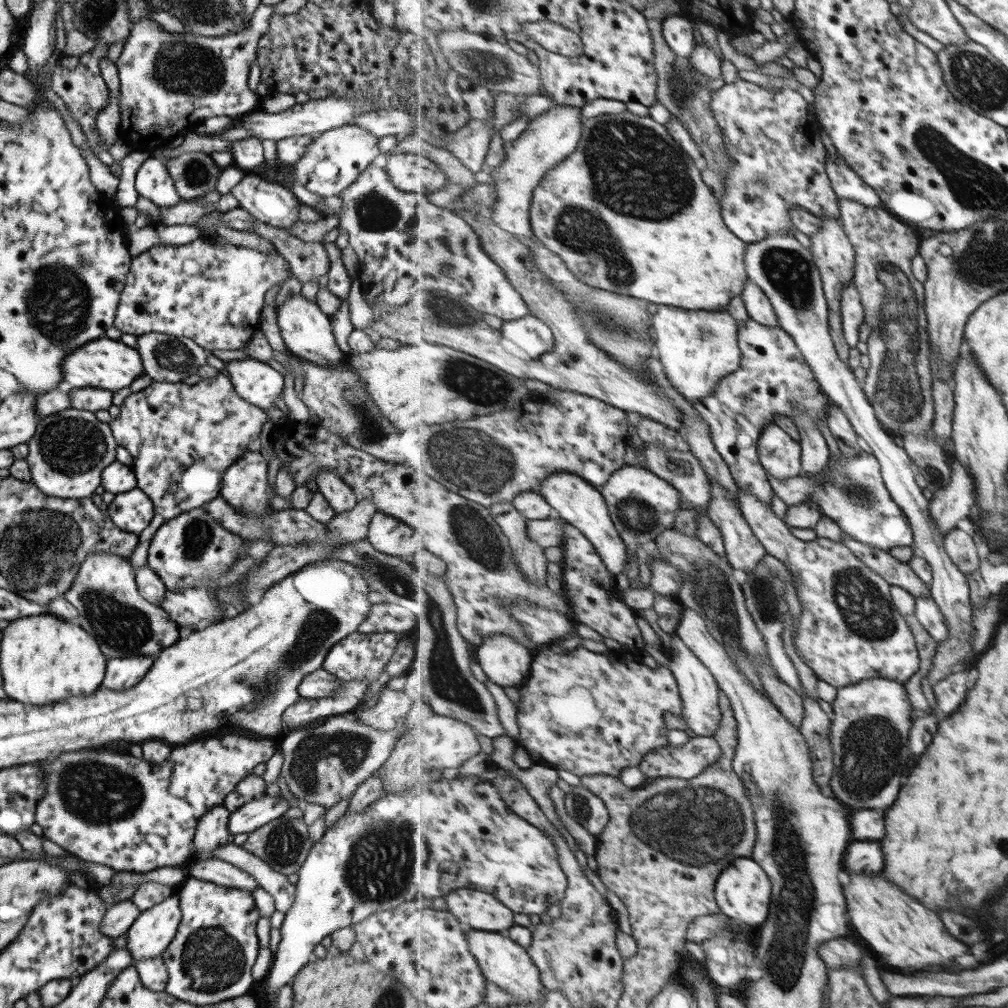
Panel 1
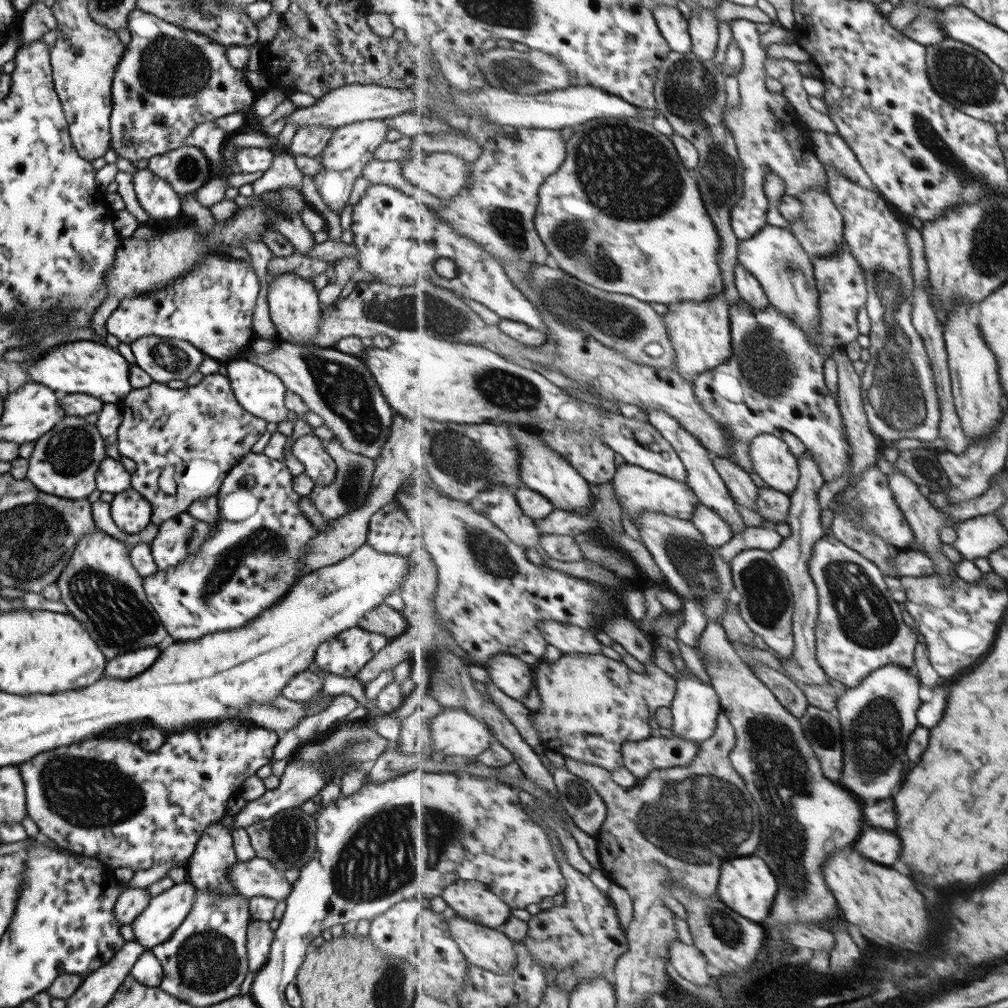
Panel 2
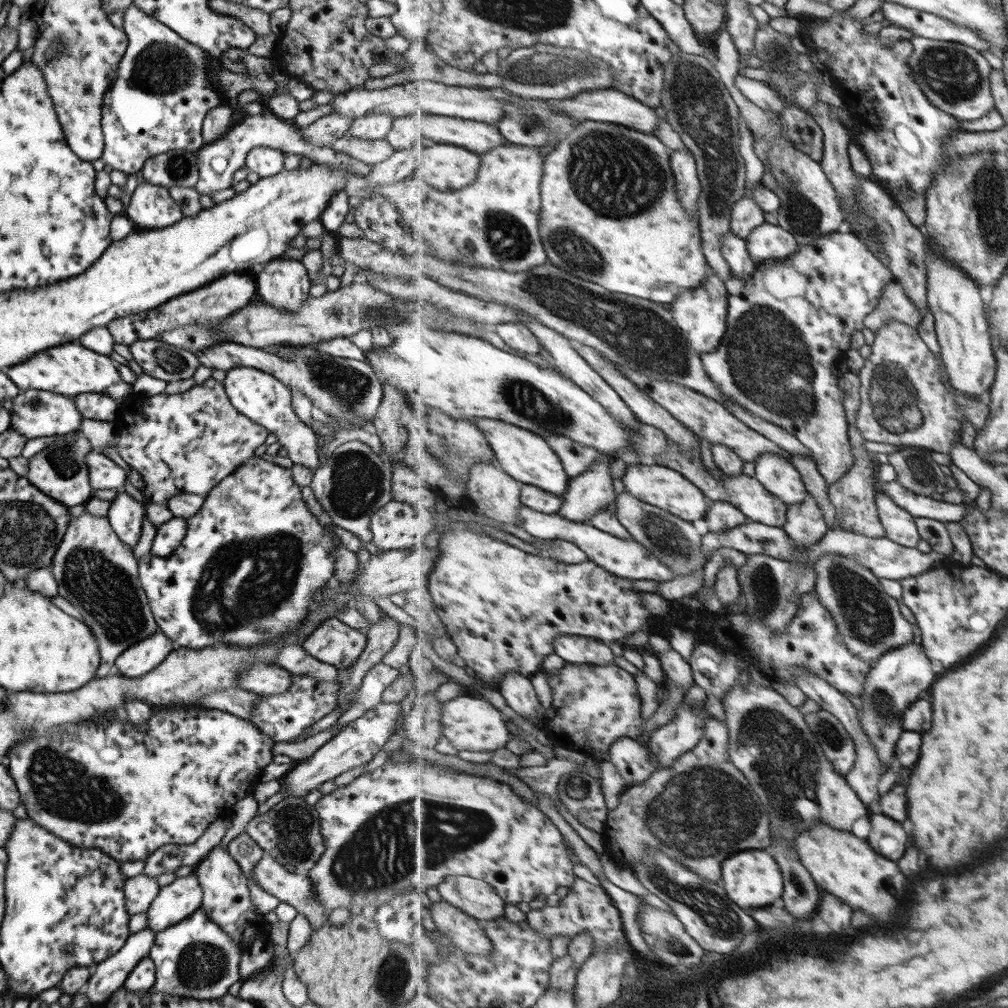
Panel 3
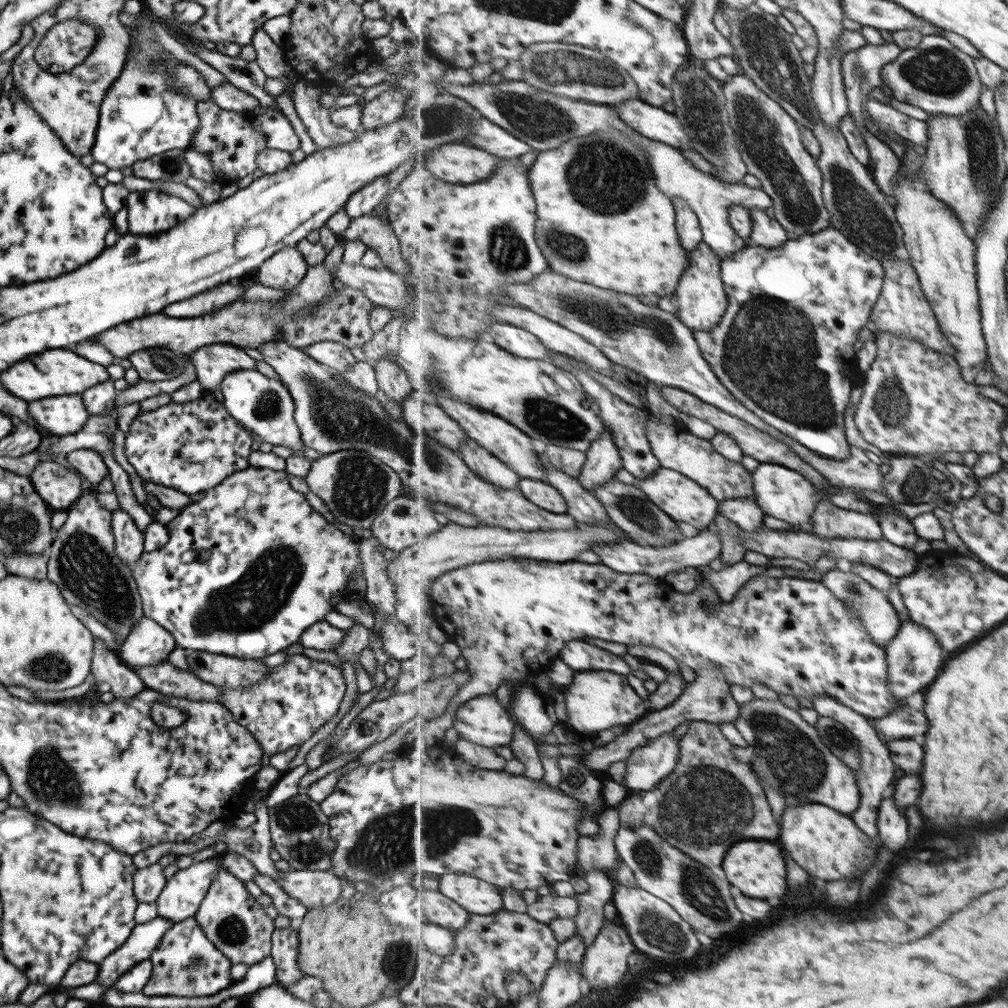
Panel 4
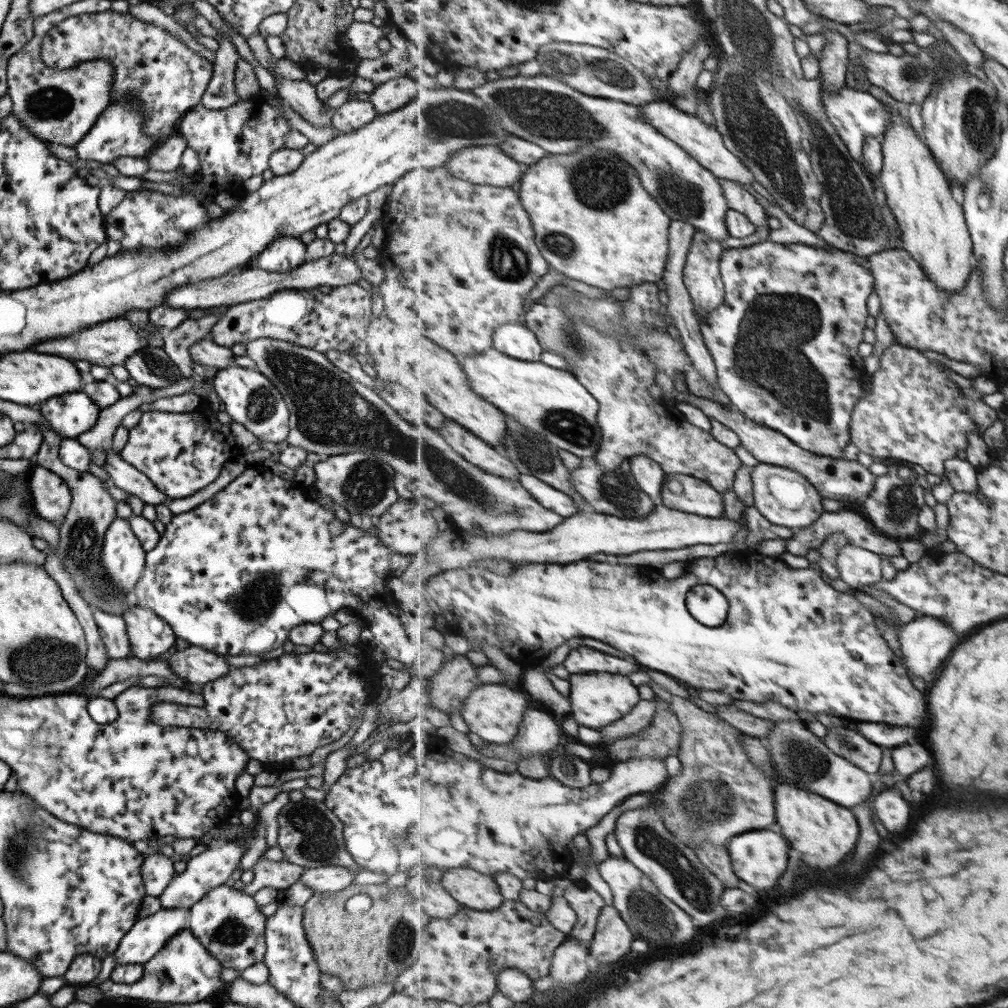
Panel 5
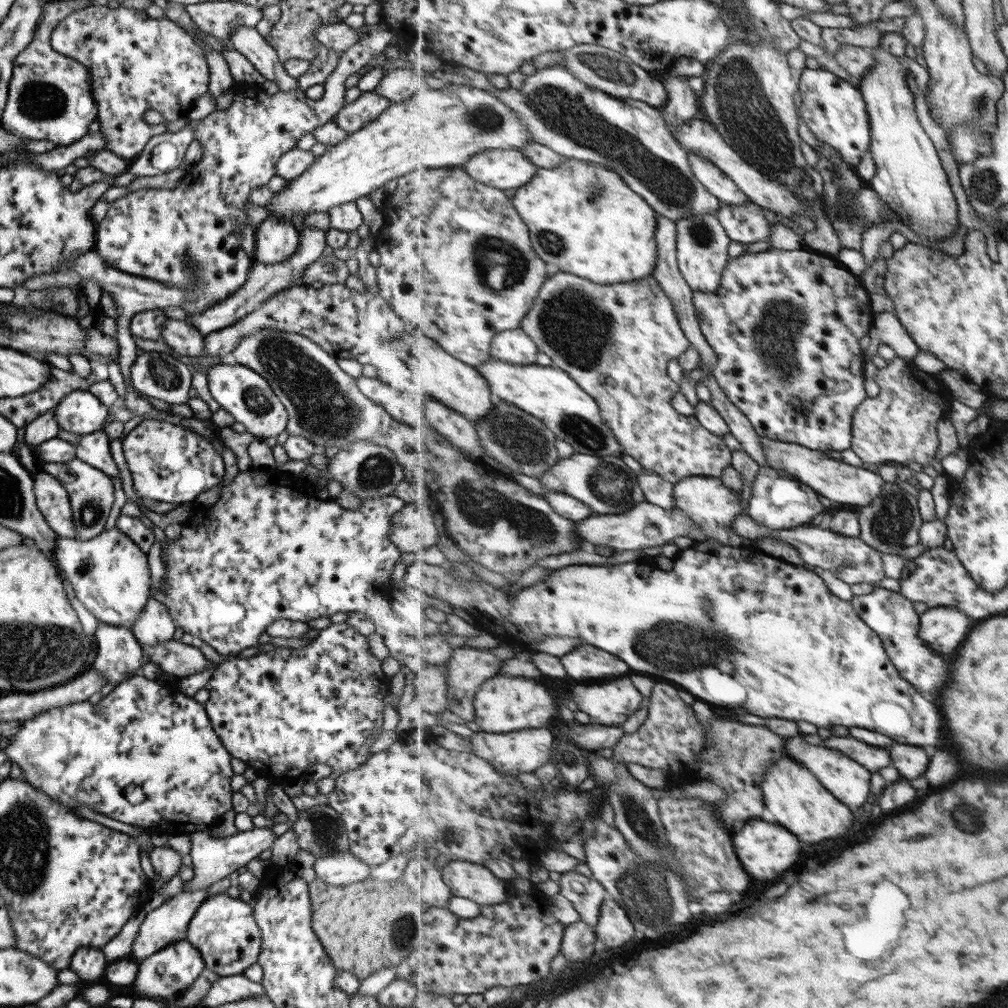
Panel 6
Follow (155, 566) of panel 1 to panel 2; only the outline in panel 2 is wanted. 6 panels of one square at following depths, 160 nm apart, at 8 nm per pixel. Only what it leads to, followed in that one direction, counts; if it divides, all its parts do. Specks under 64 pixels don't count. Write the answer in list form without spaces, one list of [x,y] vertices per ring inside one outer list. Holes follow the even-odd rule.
[[[186,512],[160,522],[150,542],[150,553],[156,568],[167,570],[186,560],[206,540],[210,527]]]

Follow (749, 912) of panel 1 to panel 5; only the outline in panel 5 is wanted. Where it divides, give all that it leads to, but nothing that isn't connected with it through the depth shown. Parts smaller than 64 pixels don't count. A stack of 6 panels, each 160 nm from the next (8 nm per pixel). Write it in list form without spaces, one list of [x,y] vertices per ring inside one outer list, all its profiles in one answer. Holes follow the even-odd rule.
[[[755,830],[751,834],[741,834],[739,838],[733,838],[729,850],[731,850],[732,866],[735,866],[735,874],[745,880],[747,884],[755,886],[757,890],[767,890],[777,884],[789,866],[789,850],[791,844],[783,838],[783,834],[771,832],[771,830]]]

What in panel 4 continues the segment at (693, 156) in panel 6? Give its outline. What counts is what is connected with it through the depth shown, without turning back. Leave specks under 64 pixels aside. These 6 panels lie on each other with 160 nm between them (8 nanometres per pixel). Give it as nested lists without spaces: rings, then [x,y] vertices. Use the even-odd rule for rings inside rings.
[[[760,208],[749,209],[751,209],[754,222],[754,233],[749,238],[750,246],[773,249],[783,247],[791,239],[776,218],[769,218]]]

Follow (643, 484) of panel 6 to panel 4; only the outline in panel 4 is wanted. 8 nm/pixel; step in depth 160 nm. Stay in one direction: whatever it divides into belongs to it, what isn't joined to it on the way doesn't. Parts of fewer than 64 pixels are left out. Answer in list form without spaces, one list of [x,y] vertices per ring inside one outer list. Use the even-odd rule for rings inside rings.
[[[573,368],[571,371],[582,382],[584,389],[595,399],[595,402],[599,403],[602,410],[602,419],[612,430],[615,444],[619,447],[622,454],[624,468],[639,480],[656,473],[662,467],[662,464],[652,451],[646,431],[649,411],[621,400],[617,394],[613,394],[611,390],[607,390],[605,386],[601,386],[601,382],[597,382],[589,372],[577,370],[577,368]]]

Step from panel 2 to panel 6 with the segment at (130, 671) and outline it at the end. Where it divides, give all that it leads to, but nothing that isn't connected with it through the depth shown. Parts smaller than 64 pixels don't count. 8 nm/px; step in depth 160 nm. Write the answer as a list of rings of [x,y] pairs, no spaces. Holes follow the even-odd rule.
[[[149,597],[129,629],[137,644],[155,646],[160,642],[172,640],[175,628],[165,605]]]

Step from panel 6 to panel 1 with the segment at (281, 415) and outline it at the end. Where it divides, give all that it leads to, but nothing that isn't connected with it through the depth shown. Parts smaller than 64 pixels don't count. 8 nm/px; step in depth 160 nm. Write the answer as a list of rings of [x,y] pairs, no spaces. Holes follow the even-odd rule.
[[[255,359],[231,360],[224,363],[224,368],[239,398],[263,412],[275,408],[273,402],[283,388],[279,372]],[[320,470],[315,475],[316,492],[323,496],[335,513],[346,512],[355,507],[357,496],[336,474],[330,470]]]

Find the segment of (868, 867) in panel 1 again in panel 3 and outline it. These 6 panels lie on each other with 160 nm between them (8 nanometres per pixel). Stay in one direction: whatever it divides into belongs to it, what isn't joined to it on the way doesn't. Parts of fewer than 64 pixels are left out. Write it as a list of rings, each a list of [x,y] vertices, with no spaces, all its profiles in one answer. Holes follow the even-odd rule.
[[[875,814],[873,816],[873,830],[869,836],[871,846],[875,846],[875,850],[879,850],[879,854],[883,854],[885,858],[891,860],[899,860],[903,858],[903,854],[907,852],[907,842],[909,842],[909,834],[905,832],[905,828],[895,822],[893,818],[887,818],[883,814]]]

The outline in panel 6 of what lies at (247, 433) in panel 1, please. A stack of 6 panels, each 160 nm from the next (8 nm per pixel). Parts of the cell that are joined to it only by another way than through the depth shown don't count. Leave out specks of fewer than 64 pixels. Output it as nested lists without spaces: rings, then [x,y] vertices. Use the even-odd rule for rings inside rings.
[[[164,416],[142,419],[121,441],[122,454],[137,498],[175,506],[194,503],[200,493],[219,483],[225,472],[221,455],[213,449],[209,437],[199,435]]]

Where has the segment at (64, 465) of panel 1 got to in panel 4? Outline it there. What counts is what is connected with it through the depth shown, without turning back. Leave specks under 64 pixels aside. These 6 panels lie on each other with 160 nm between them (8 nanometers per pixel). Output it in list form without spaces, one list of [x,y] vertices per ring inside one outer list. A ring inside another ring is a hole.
[[[39,461],[28,477],[37,496],[47,503],[53,512],[66,511],[84,492],[81,488],[78,472],[75,469],[67,469],[54,461]]]

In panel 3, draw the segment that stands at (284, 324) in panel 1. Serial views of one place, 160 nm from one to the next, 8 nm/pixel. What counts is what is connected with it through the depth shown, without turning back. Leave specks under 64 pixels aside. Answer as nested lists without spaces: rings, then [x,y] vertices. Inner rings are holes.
[[[272,259],[264,269],[252,276],[256,296],[261,301],[281,310],[298,310],[307,300],[312,285],[298,260]]]

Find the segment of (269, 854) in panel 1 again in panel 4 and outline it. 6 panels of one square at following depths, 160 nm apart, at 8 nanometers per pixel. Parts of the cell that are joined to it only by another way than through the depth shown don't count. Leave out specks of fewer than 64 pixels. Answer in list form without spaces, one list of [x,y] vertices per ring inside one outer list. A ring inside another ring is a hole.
[[[298,792],[289,799],[269,807],[268,828],[270,833],[270,842],[273,850],[276,850],[285,862],[288,862],[289,868],[293,870],[328,870],[330,868],[329,857],[333,852],[335,843],[329,837],[328,818],[321,812],[318,803],[313,802],[305,793]]]

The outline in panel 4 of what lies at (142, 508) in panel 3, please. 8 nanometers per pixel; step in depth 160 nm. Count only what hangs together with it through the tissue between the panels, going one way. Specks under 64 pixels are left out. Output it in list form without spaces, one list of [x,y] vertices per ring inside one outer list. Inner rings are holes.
[[[121,509],[110,511],[110,524],[115,554],[131,567],[142,553],[142,532],[137,530],[130,514],[124,513]]]

